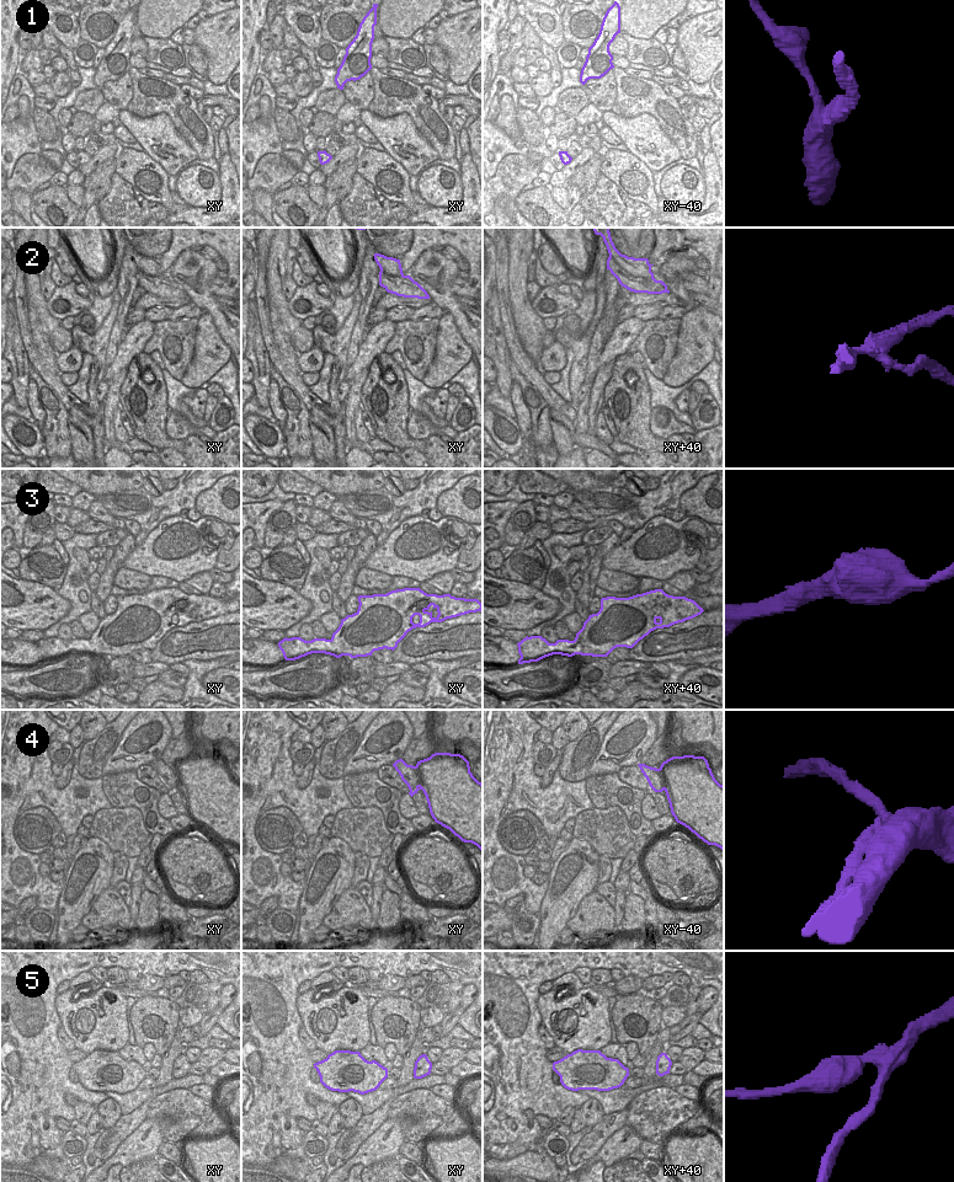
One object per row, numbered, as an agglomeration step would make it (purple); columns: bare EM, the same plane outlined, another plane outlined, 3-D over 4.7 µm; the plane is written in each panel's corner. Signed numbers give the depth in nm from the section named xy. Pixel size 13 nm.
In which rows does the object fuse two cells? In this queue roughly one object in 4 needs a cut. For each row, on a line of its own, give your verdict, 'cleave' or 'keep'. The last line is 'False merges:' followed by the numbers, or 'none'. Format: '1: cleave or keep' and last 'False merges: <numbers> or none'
1: keep
2: cleave
3: keep
4: keep
5: keep
False merges: 2

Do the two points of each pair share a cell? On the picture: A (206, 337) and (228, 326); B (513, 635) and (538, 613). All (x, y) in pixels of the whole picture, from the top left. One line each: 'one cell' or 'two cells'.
A: two cells
B: two cells

